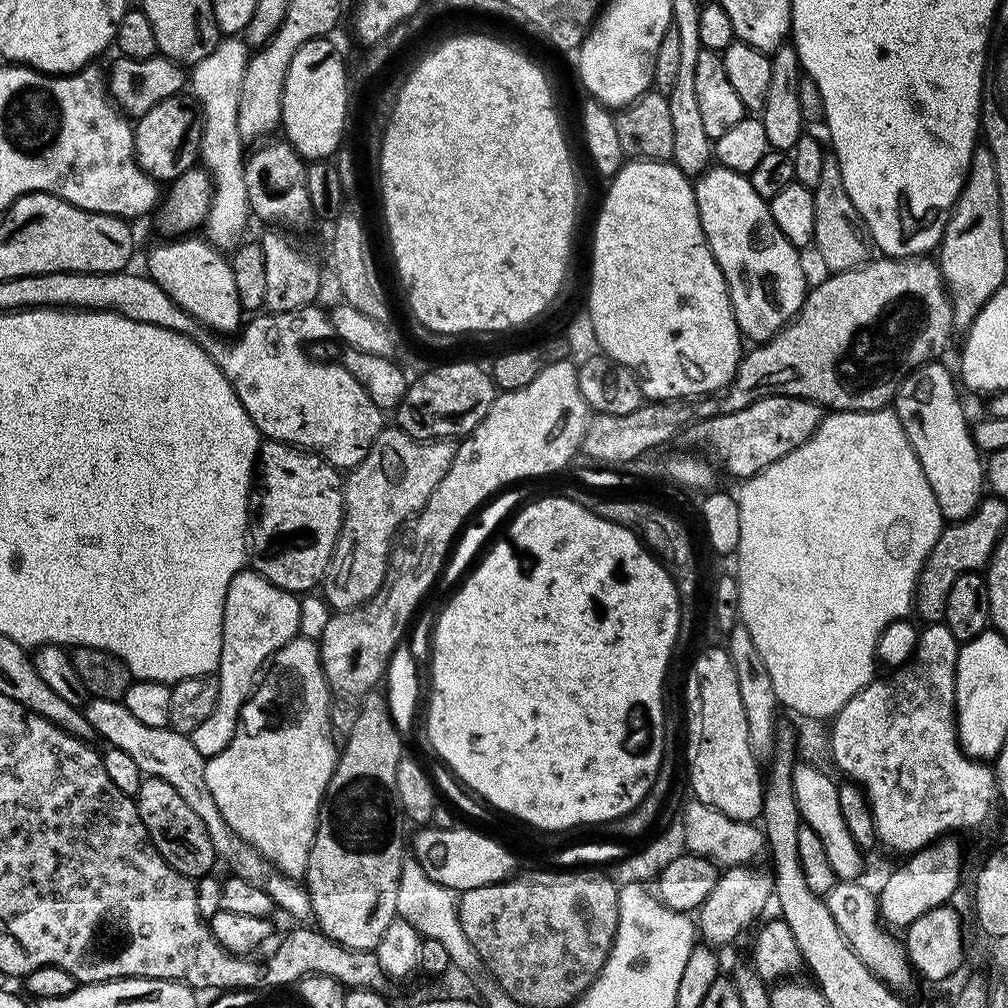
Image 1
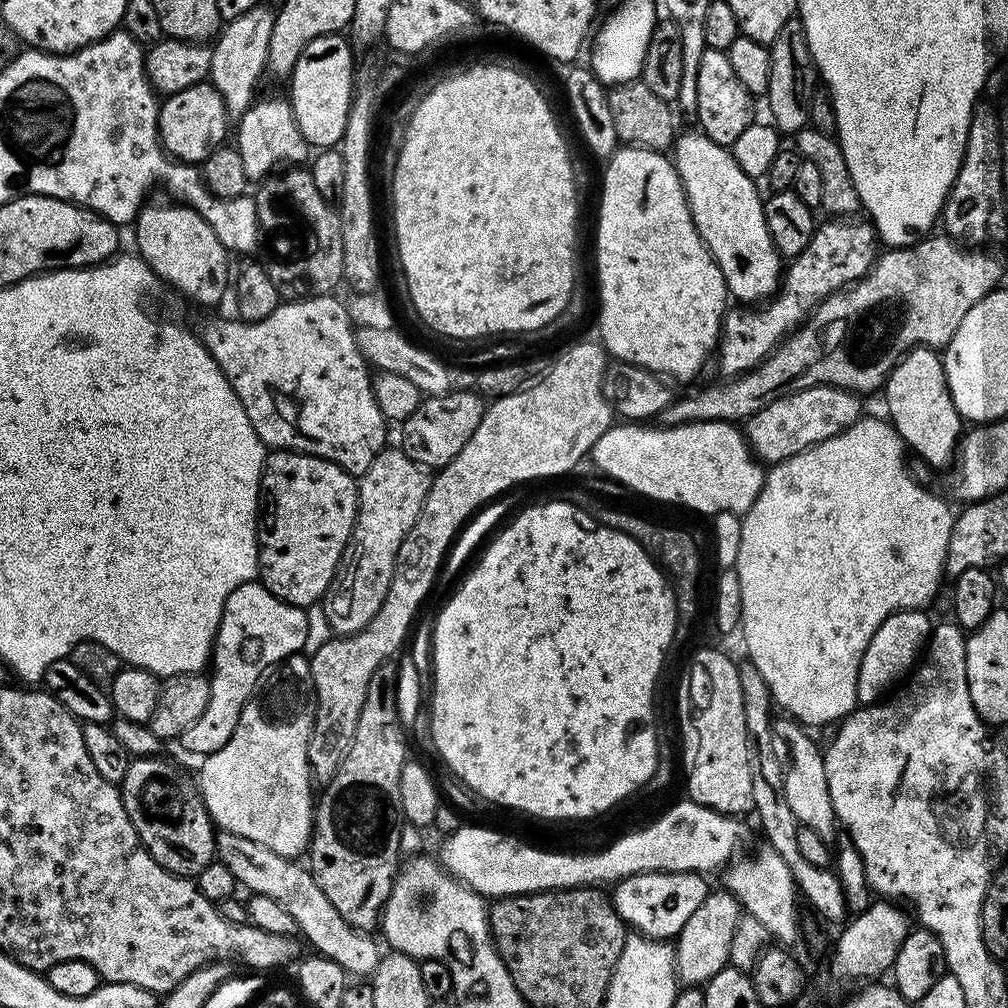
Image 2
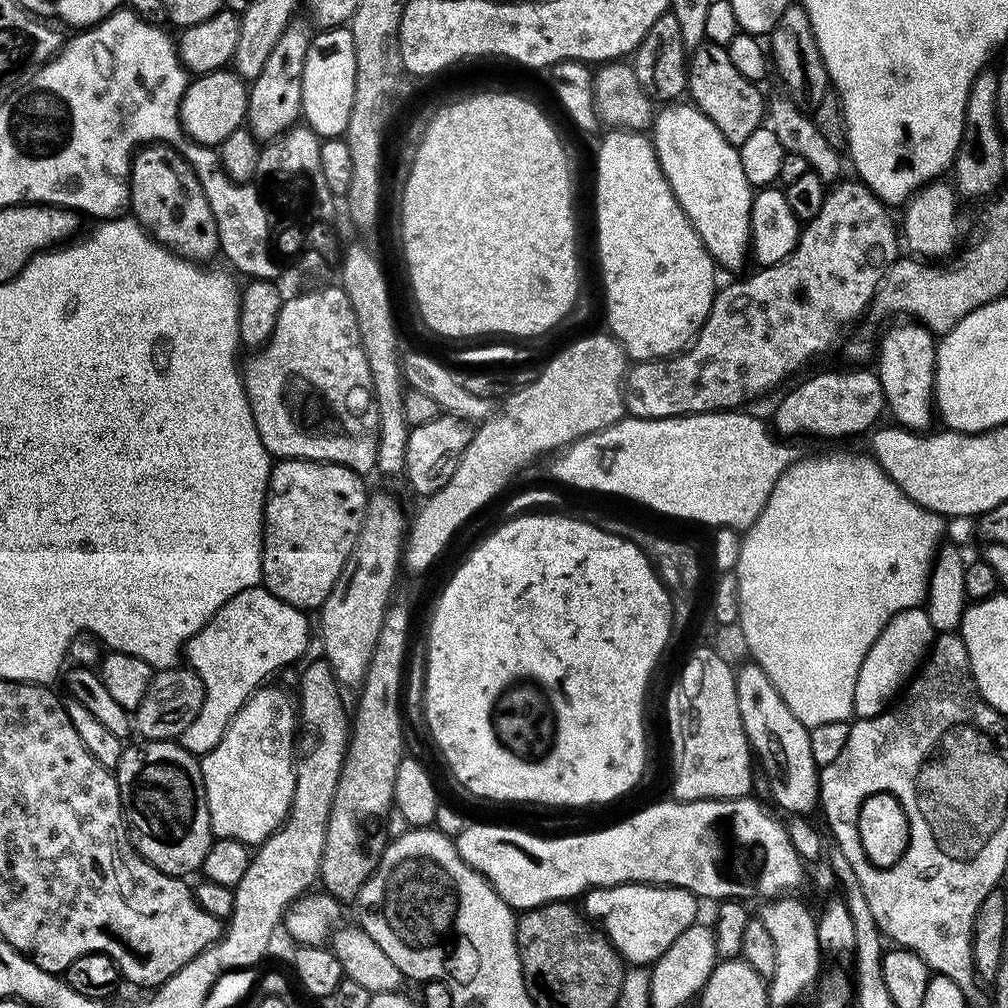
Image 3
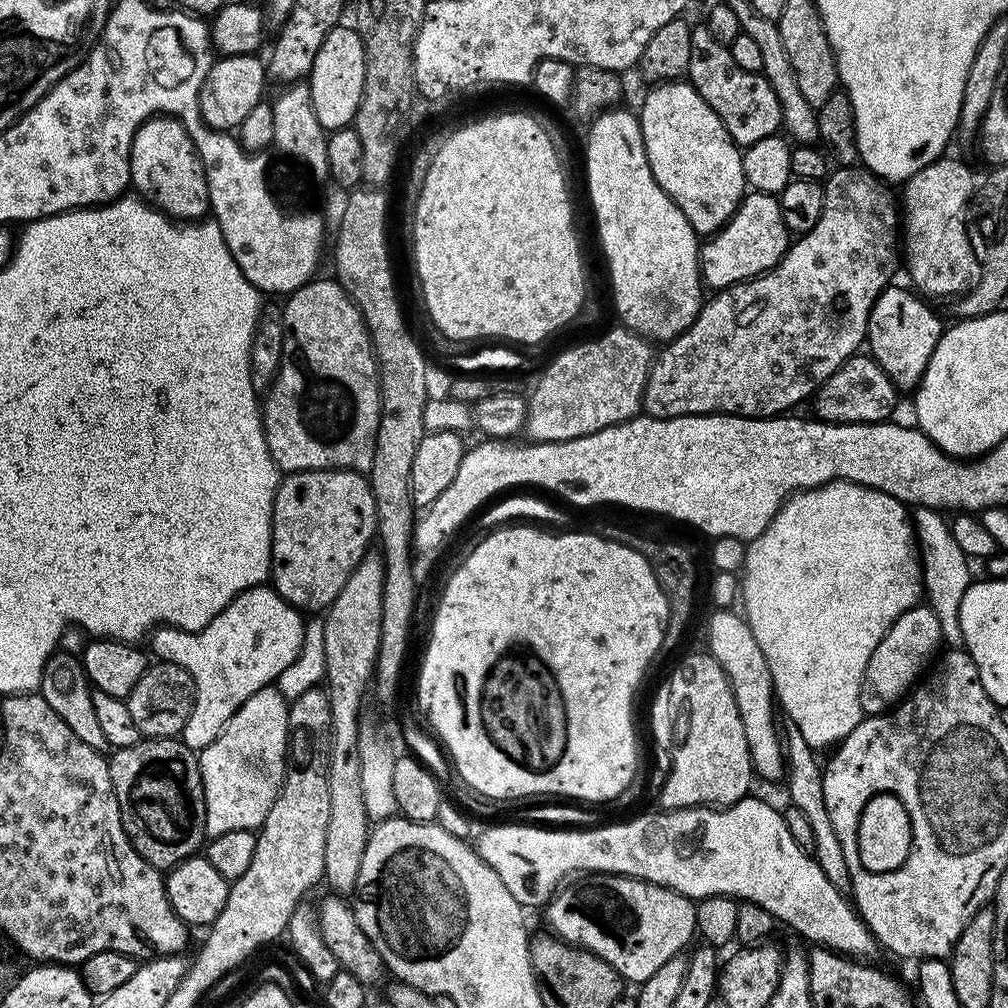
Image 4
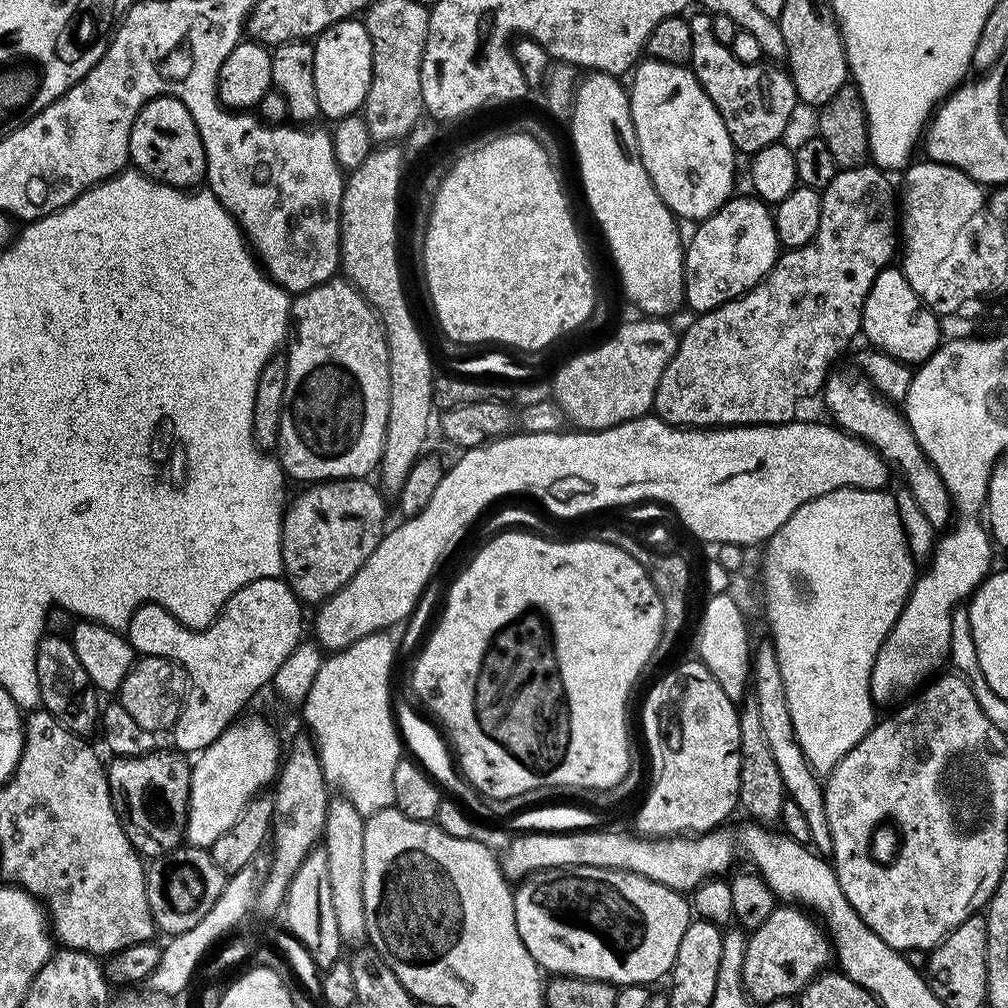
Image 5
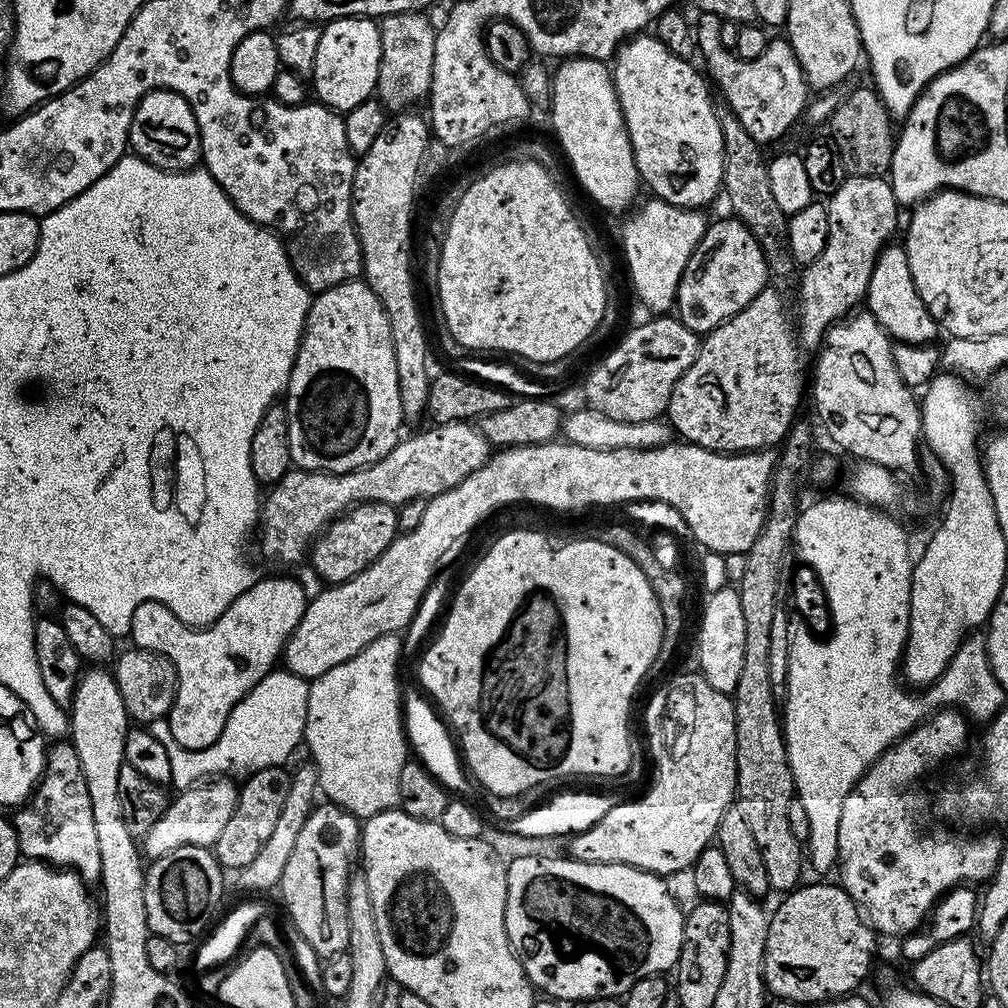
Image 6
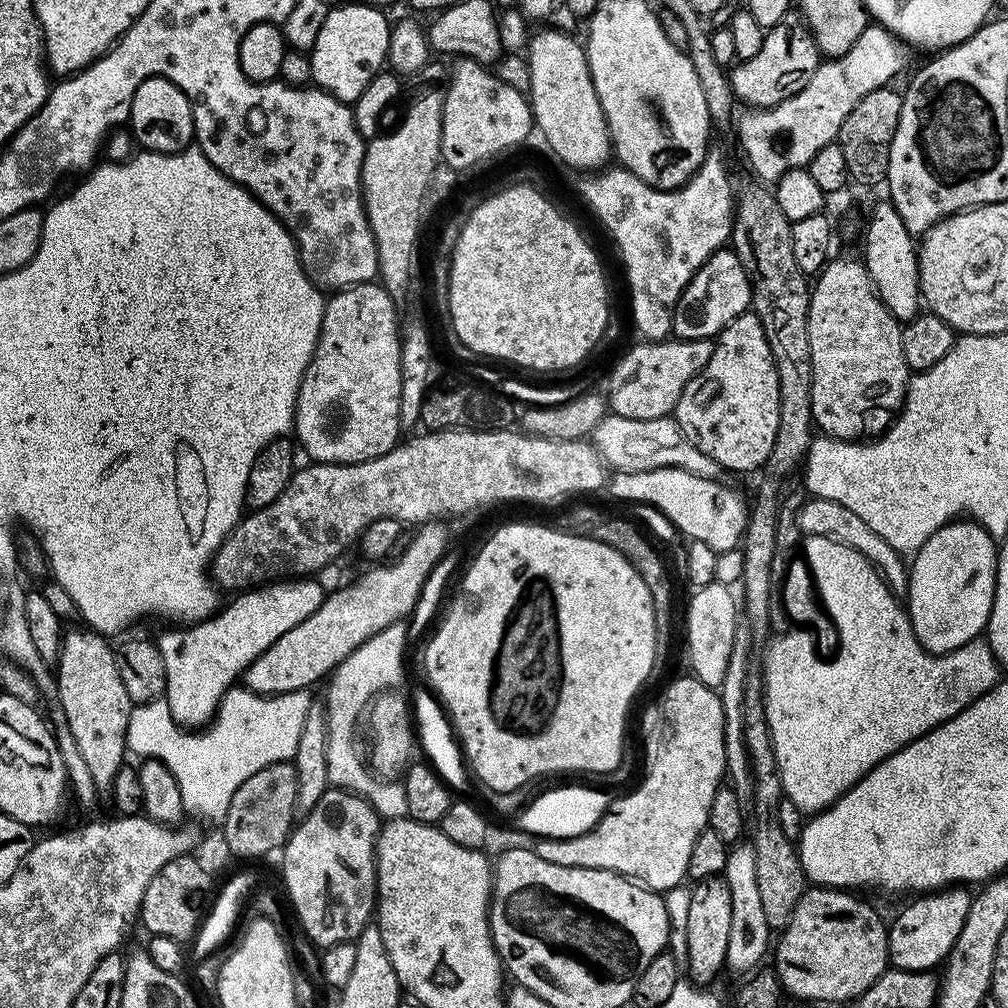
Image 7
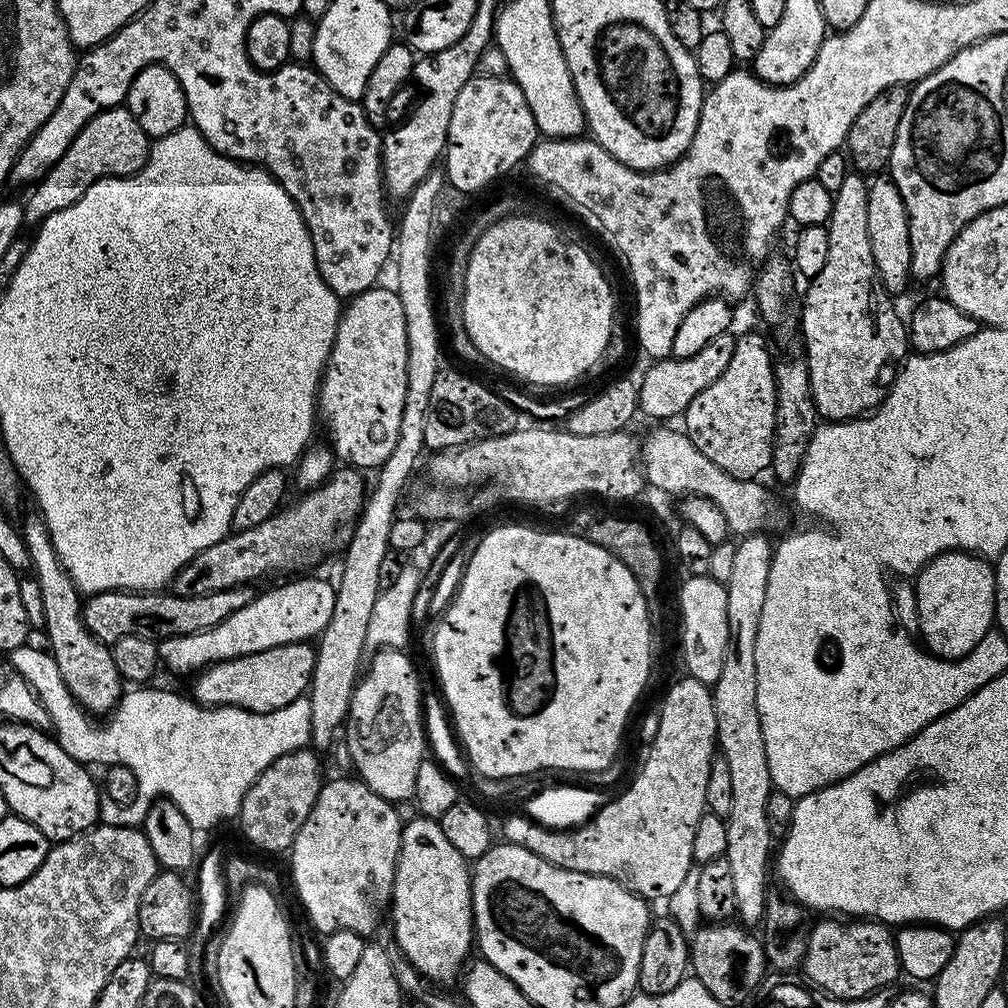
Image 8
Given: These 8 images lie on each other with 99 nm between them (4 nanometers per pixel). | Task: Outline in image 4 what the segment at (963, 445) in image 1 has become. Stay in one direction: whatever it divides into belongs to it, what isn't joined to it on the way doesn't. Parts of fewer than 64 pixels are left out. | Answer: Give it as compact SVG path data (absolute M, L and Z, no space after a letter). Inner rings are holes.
M895 286L885 288L870 310L866 337L866 348L872 359L882 366L882 370L886 370L900 390L912 390L919 385L945 330L945 325L940 324L939 318L932 313L931 306L923 304L924 300L915 291L909 291Z

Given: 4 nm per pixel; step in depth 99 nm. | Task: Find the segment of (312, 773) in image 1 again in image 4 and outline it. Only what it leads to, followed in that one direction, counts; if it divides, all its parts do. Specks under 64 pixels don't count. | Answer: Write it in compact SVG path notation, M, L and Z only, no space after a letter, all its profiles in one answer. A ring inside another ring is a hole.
M268 685L252 694L236 711L236 715L226 722L222 734L210 746L199 749L200 773L206 802L206 822L204 831L209 837L230 834L234 830L258 830L264 824L274 798L278 798L284 781L284 769L288 760L289 701L282 695L277 685ZM269 696L276 703L276 713L263 712L256 703Z

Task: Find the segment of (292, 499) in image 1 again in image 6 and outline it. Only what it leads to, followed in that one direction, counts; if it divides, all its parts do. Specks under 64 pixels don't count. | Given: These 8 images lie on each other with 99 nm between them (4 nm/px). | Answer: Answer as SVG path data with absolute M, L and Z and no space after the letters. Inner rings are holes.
M380 501L360 503L347 512L336 517L319 536L310 548L312 568L325 581L325 585L341 584L363 568L368 568L396 541L398 529L396 526L397 509Z

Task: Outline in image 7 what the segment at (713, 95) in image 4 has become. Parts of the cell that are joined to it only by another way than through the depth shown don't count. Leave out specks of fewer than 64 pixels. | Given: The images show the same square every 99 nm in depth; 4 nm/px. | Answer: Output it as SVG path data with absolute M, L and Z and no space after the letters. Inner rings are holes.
M789 14L778 26L767 29L762 42L762 50L754 54L754 58L739 61L731 69L730 79L732 82L732 95L741 105L749 109L773 108L786 98L794 98L798 90L814 78L814 70L822 62L820 51L812 37L812 32L799 15Z

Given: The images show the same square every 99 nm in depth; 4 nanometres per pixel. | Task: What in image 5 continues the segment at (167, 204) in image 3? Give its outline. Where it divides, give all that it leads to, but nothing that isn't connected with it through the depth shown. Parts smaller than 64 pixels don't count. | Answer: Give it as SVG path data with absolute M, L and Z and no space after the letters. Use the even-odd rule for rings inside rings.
M155 96L144 103L142 110L138 110L130 126L128 158L135 171L172 188L195 189L199 185L196 183L199 180L201 183L208 175L206 150L202 146L198 126L194 126L190 110L186 110L181 100L173 96Z

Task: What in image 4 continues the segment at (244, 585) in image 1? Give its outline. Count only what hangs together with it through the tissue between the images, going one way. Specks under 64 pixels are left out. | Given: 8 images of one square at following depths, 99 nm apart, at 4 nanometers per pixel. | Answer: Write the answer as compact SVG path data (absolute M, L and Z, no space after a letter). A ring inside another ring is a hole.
M271 586L248 588L240 592L202 630L187 632L181 628L171 626L160 626L151 633L152 640L151 655L157 661L177 664L182 666L194 678L196 687L196 701L194 710L190 710L190 718L186 718L186 726L182 733L182 739L187 748L199 750L210 746L222 734L226 722L236 715L236 711L252 694L262 690L268 685L275 685L284 670L298 658L306 647L304 640L304 620L297 609L293 608L276 593Z

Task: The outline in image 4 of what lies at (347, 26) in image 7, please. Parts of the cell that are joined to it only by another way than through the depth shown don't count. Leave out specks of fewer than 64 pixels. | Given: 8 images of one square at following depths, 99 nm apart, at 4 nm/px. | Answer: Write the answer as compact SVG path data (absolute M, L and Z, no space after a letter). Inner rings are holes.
M337 26L326 34L326 42L318 50L318 58L314 58L310 83L314 114L318 114L318 122L326 130L347 128L355 121L356 111L364 89L364 47L362 38L355 27Z

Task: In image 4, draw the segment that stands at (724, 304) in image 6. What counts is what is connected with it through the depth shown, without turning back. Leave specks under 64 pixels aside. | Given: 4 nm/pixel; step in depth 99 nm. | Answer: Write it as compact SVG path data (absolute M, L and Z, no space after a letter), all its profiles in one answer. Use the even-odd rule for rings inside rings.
M749 191L732 217L701 243L700 279L712 290L753 280L756 276L771 272L787 254L789 247L790 233L786 222L782 222L779 199L765 192Z

